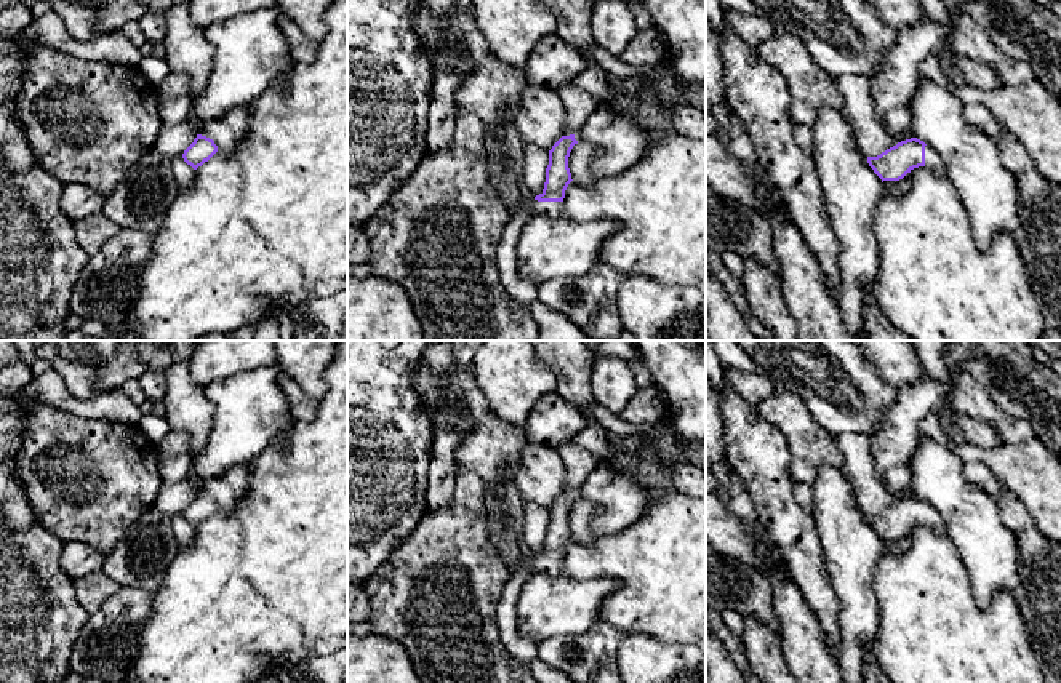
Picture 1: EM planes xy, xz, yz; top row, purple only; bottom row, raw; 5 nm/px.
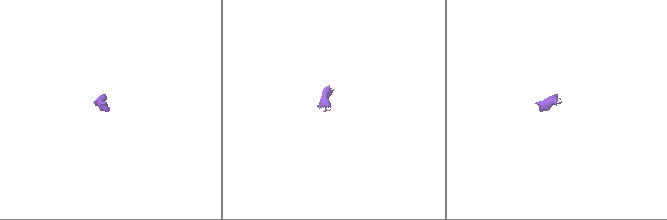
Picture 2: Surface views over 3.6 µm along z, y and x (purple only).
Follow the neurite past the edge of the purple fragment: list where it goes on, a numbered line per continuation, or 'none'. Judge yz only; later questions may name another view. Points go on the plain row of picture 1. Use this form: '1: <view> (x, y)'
1: yz (932, 517)

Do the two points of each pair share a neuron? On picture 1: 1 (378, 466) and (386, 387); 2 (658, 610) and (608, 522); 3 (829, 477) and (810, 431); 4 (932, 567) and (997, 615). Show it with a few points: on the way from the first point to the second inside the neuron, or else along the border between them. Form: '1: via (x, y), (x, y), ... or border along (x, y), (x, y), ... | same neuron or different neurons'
1: via (378, 447), (378, 407) | same neuron
2: border along (645, 511), (621, 530), (596, 539) | different neurons
3: border along (842, 466), (821, 466), (812, 485) | different neurons
4: via (946, 584), (980, 615) | same neuron

